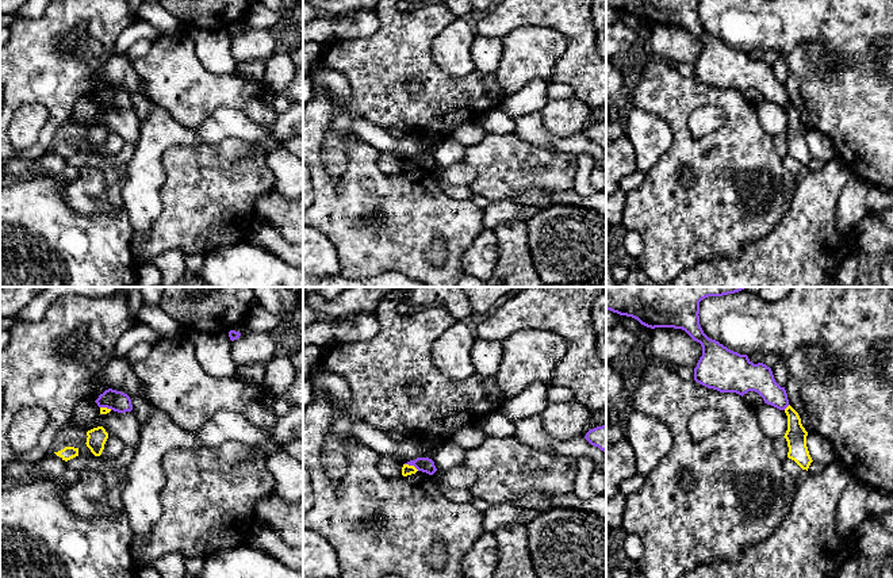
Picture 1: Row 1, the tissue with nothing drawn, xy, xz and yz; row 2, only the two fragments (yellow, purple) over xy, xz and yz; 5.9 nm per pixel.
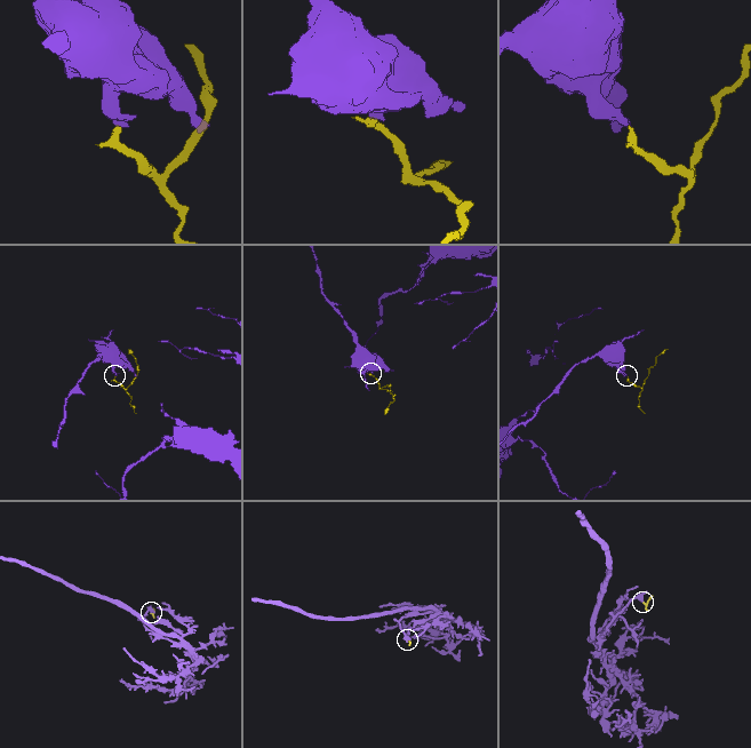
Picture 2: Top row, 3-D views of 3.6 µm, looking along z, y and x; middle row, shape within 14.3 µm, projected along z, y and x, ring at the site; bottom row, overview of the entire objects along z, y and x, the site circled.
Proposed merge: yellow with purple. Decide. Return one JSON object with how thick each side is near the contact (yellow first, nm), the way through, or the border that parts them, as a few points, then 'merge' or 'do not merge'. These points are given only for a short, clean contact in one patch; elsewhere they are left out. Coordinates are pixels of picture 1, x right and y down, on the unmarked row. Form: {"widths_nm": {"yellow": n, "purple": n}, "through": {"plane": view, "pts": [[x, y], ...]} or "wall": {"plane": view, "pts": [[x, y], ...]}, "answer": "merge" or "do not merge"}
{"widths_nm": {"yellow": 60, "purple": 90}, "wall": {"plane": "xz", "pts": [[405, 160], [413, 161], [418, 167]]}, "answer": "do not merge"}

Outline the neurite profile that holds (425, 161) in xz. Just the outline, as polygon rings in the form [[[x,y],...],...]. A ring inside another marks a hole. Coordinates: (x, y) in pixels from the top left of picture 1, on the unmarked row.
[[[417,154],[415,157],[410,157],[405,161],[414,162],[418,168],[429,172],[433,172],[437,168],[434,158],[429,154]]]

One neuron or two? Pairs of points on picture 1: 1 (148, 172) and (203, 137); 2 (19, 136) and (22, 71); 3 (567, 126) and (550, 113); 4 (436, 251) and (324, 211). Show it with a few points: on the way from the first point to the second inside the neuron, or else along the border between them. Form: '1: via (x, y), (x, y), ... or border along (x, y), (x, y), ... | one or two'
1: via (150, 154), (168, 137), (186, 137) | one
2: border along (14, 113), (26, 103), (41, 103), (50, 118) | two
3: via (563, 122), (554, 113) | one
4: border along (440, 237), (428, 251), (428, 261), (433, 267) | two

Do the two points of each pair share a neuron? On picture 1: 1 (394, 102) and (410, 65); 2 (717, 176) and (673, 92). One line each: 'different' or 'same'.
1: same
2: same

